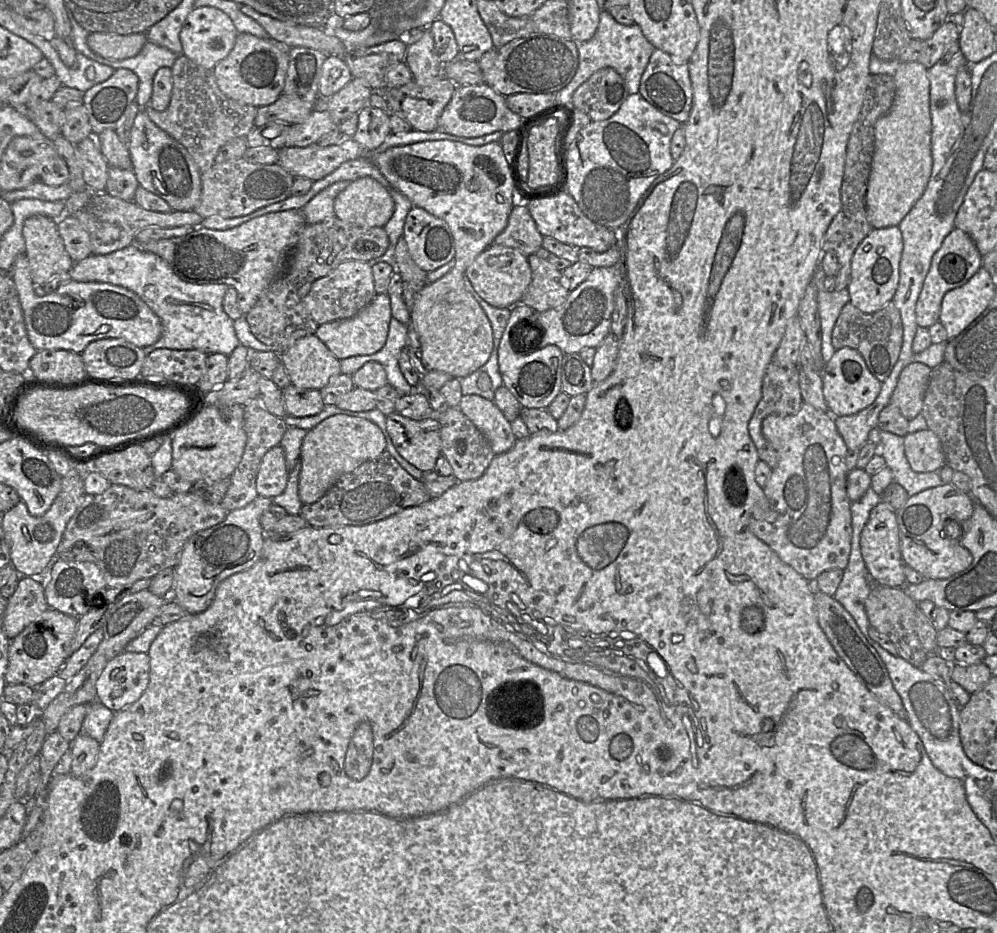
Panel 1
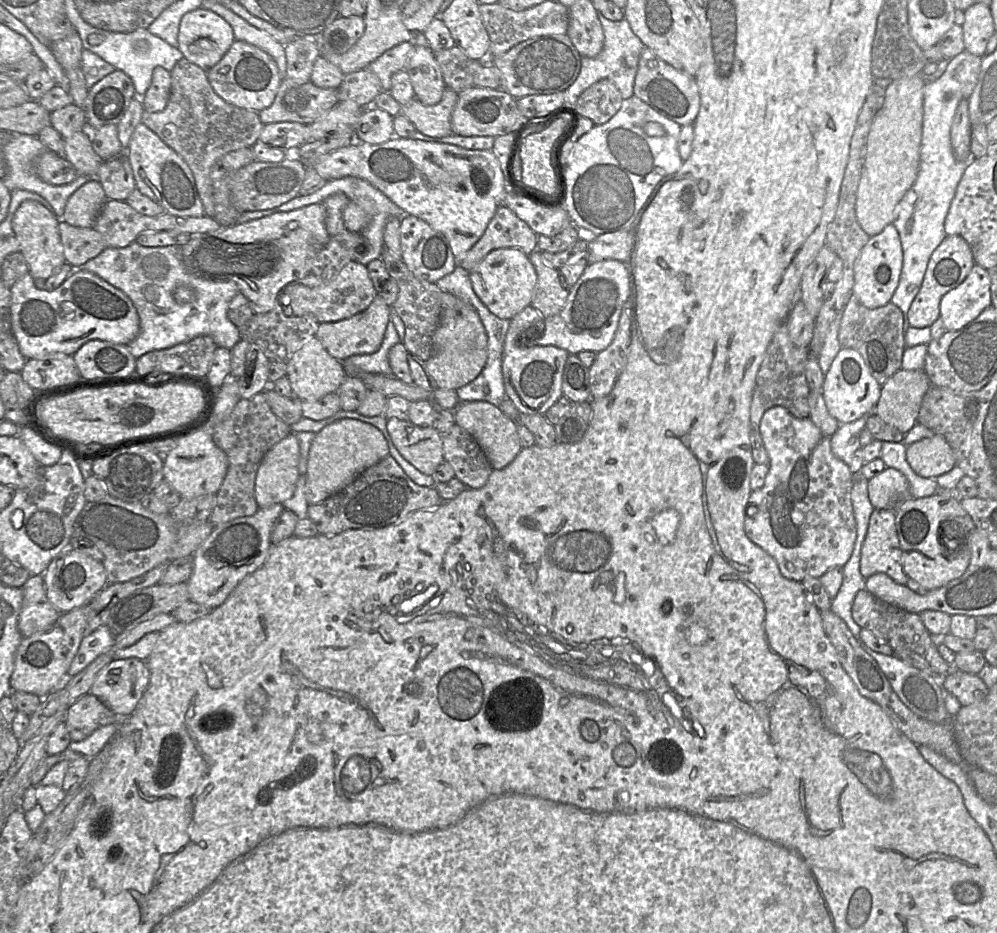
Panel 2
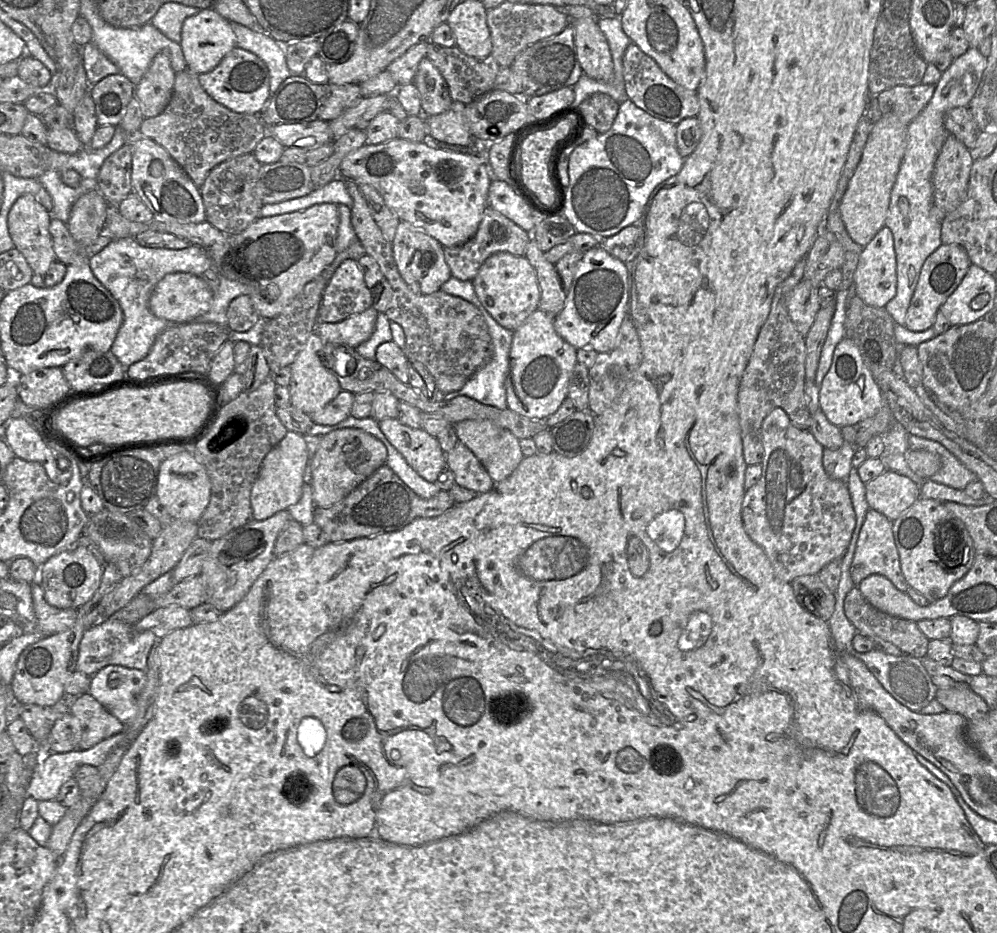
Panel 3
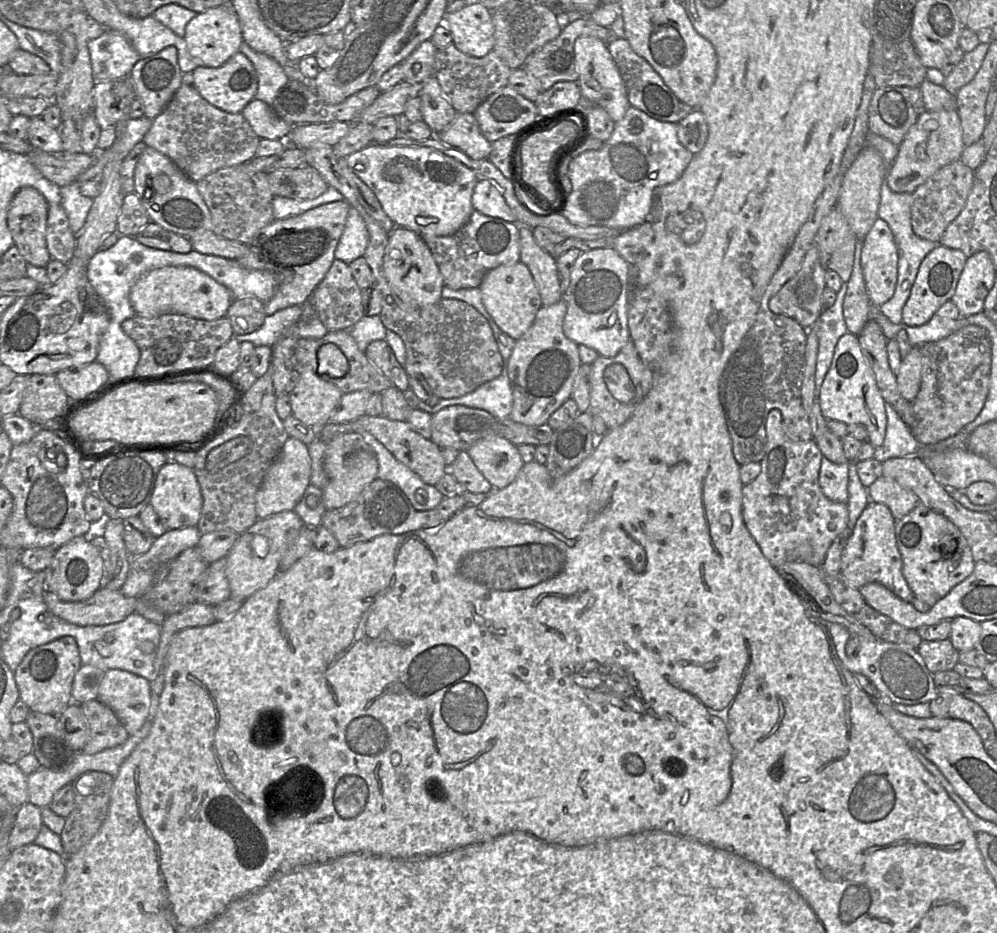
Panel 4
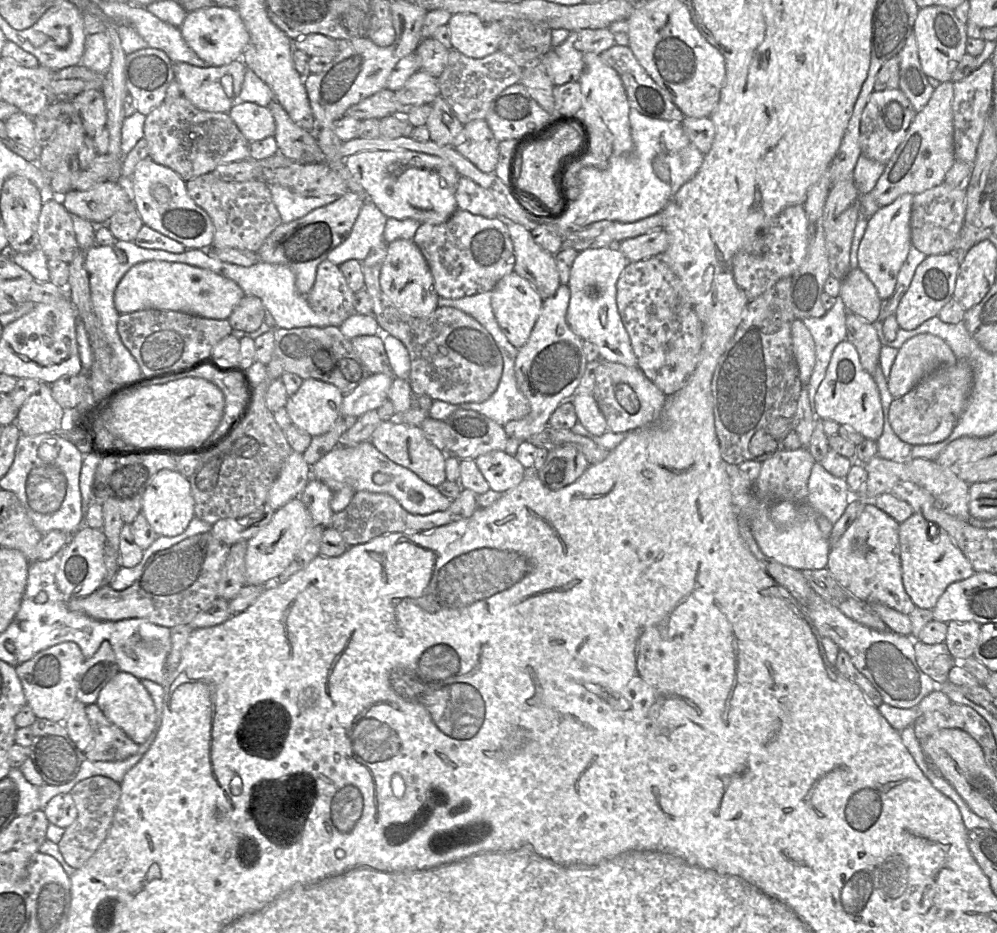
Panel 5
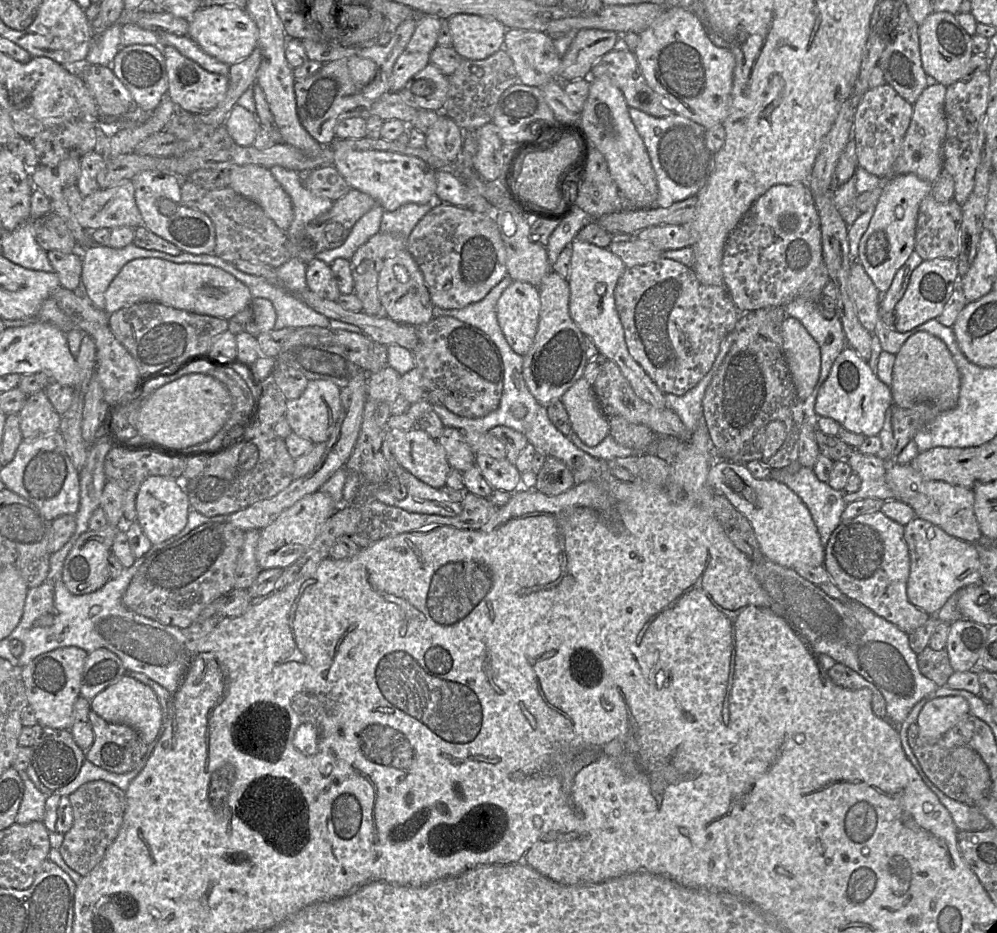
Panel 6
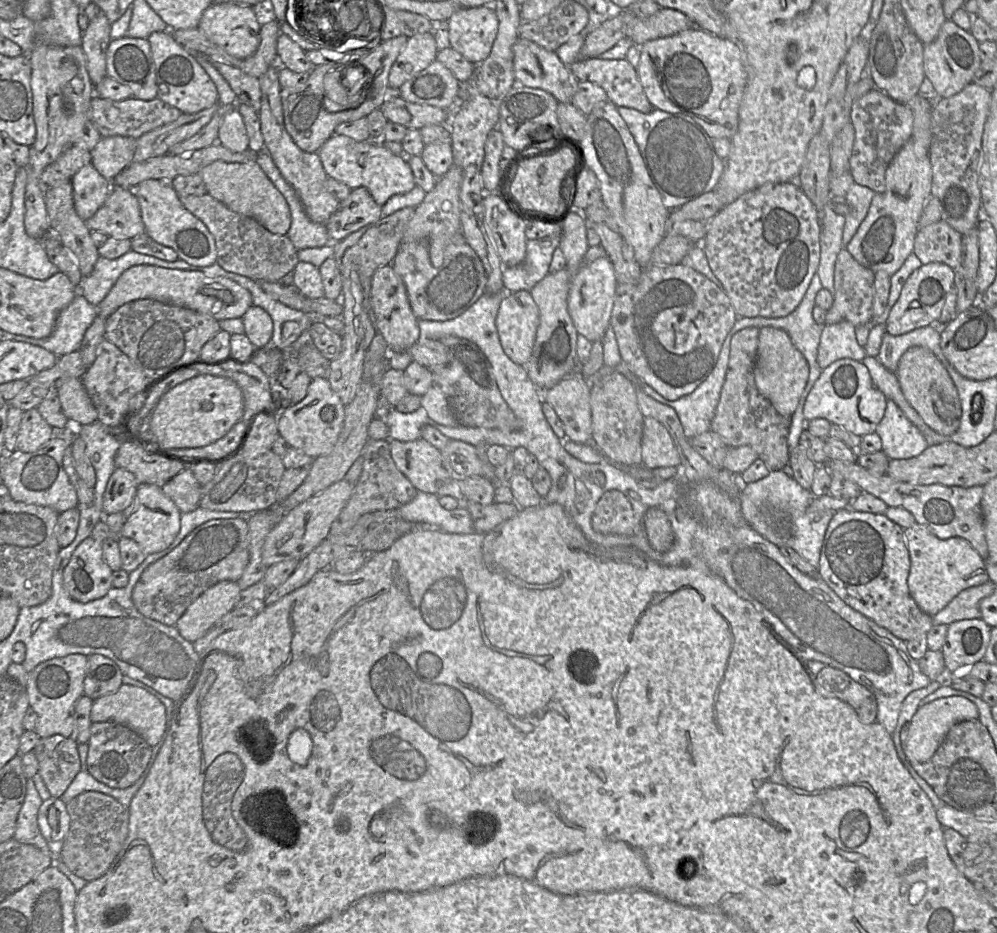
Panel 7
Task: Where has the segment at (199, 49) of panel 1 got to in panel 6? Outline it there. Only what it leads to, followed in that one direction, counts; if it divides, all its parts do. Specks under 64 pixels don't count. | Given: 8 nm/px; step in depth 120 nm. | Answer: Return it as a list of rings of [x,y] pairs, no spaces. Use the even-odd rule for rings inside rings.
[[[201,7],[188,20],[188,36],[207,54],[231,66],[250,56],[258,44],[259,30],[244,8]]]

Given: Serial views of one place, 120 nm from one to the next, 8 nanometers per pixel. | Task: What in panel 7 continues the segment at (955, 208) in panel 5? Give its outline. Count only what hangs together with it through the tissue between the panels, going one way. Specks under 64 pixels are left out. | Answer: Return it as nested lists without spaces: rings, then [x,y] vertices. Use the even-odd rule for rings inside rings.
[[[941,219],[919,228],[913,253],[923,265],[936,262],[944,263],[952,269],[958,268],[962,254],[962,236]]]

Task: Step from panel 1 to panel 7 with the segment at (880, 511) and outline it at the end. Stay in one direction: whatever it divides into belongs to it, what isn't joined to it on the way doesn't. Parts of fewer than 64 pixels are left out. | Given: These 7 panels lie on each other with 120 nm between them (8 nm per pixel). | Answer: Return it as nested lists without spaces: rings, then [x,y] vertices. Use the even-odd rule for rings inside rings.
[[[851,507],[836,511],[824,536],[818,576],[848,606],[907,642],[927,634],[934,624],[932,617],[918,607],[908,588],[911,560],[904,531],[900,525],[882,513],[860,512]]]

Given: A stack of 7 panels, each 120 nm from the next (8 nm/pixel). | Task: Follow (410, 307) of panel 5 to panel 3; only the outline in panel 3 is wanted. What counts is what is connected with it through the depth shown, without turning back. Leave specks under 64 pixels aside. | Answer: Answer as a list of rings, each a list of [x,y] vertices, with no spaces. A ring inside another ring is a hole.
[[[401,221],[399,223],[392,242],[392,250],[401,277],[416,293],[424,295],[434,293],[452,277],[441,243],[409,222]]]

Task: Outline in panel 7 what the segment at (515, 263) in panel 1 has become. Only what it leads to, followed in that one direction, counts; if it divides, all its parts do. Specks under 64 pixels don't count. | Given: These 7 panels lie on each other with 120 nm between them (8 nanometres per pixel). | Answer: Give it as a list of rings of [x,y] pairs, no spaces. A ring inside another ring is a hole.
[[[530,291],[505,293],[496,317],[496,327],[505,354],[526,366],[539,326],[539,309]]]

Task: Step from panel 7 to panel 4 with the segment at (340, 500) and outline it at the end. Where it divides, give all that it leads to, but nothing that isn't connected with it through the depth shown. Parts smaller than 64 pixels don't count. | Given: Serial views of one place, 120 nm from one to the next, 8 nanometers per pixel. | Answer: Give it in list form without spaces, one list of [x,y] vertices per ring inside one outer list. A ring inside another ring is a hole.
[[[288,510],[258,519],[245,532],[239,534],[226,556],[225,574],[230,587],[229,598],[244,602],[257,590],[264,588],[279,572],[284,552],[303,526],[299,516],[293,510]]]

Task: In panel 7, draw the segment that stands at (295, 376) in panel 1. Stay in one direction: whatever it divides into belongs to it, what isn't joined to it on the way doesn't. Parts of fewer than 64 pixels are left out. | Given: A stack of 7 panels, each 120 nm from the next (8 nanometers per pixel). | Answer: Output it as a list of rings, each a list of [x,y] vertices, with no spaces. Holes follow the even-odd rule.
[[[313,378],[306,397],[296,404],[286,404],[278,415],[278,431],[290,447],[316,459],[329,454],[339,437],[345,420],[345,408],[327,378]]]

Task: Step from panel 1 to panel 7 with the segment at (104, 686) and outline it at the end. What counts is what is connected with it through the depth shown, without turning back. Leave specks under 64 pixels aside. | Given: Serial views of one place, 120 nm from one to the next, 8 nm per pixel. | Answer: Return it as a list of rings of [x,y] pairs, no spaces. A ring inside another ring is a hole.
[[[122,684],[112,693],[100,696],[93,700],[91,721],[113,721],[129,726],[135,730],[151,747],[155,746],[166,734],[173,713],[170,713],[165,704],[147,687]]]

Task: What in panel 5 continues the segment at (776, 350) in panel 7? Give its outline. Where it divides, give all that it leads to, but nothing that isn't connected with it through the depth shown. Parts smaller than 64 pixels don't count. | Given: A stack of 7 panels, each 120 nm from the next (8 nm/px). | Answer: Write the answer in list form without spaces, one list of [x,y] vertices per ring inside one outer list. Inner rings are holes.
[[[796,319],[791,326],[791,338],[800,380],[807,387],[816,362],[813,336],[803,321]]]

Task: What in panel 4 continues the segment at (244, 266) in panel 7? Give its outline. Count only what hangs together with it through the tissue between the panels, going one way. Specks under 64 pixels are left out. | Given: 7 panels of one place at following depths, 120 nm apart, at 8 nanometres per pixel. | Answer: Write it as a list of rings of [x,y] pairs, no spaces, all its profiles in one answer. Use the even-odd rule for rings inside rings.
[[[248,163],[218,169],[195,184],[210,212],[212,231],[219,236],[249,244],[260,229],[274,220],[274,195],[267,174],[254,170]]]

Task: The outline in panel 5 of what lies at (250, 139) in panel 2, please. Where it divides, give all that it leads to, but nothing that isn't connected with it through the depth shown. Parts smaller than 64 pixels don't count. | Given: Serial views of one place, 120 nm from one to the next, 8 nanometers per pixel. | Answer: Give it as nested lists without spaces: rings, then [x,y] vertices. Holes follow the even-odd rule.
[[[184,96],[164,101],[145,118],[144,138],[149,157],[189,181],[212,173],[219,165],[250,158],[250,142],[228,113],[207,112],[196,108]]]

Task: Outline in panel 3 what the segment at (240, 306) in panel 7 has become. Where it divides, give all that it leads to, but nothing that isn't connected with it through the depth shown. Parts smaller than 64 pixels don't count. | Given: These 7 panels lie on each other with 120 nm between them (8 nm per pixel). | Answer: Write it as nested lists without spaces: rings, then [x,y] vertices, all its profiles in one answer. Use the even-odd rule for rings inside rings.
[[[185,272],[165,275],[149,300],[151,312],[170,323],[192,322],[212,305],[212,292],[201,278]]]

